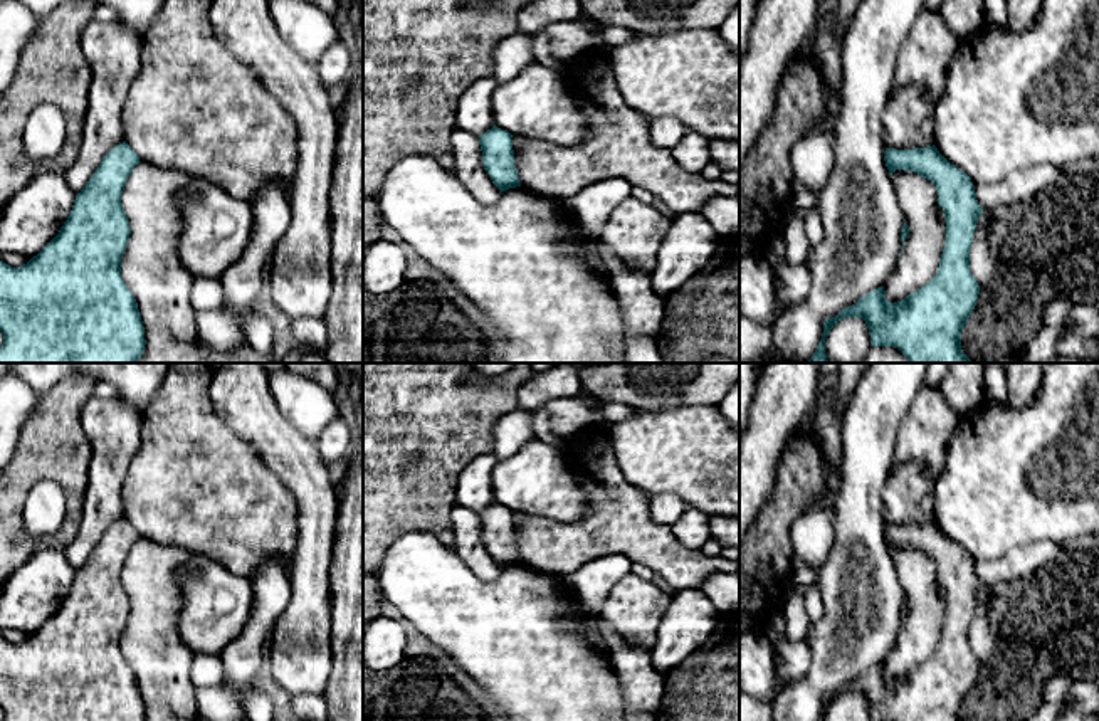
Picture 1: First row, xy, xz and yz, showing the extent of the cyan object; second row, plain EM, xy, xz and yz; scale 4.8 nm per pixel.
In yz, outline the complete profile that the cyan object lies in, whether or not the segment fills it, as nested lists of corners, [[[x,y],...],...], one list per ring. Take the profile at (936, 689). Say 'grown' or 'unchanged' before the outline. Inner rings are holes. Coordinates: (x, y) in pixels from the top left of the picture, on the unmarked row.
unchanged; [[[934,521],[916,526],[886,524],[884,538],[891,551],[896,546],[909,546],[936,561],[938,582],[943,585],[946,597],[946,618],[938,649],[928,660],[897,679],[886,676],[884,662],[862,672],[855,681],[844,684],[835,694],[825,696],[823,713],[818,721],[825,721],[830,706],[844,694],[862,694],[869,704],[872,721],[961,721],[961,708],[980,671],[980,662],[970,647],[970,625],[978,593],[983,590],[976,576],[975,561]]]

